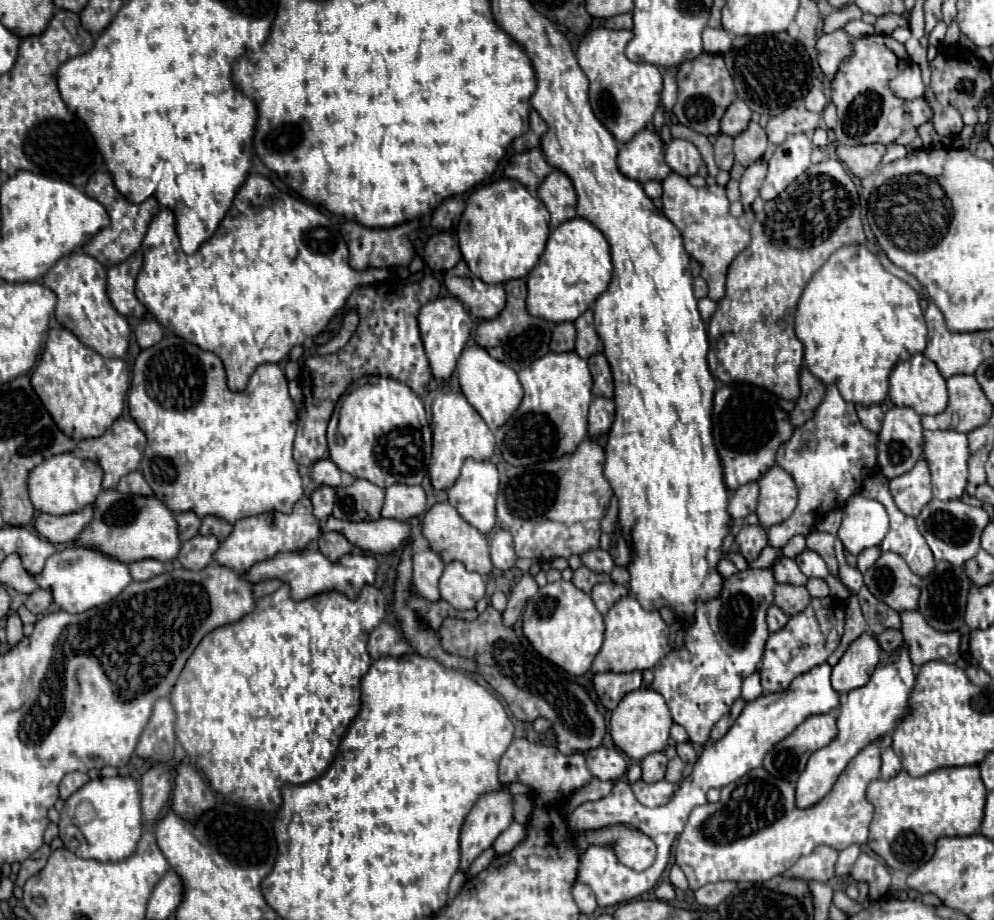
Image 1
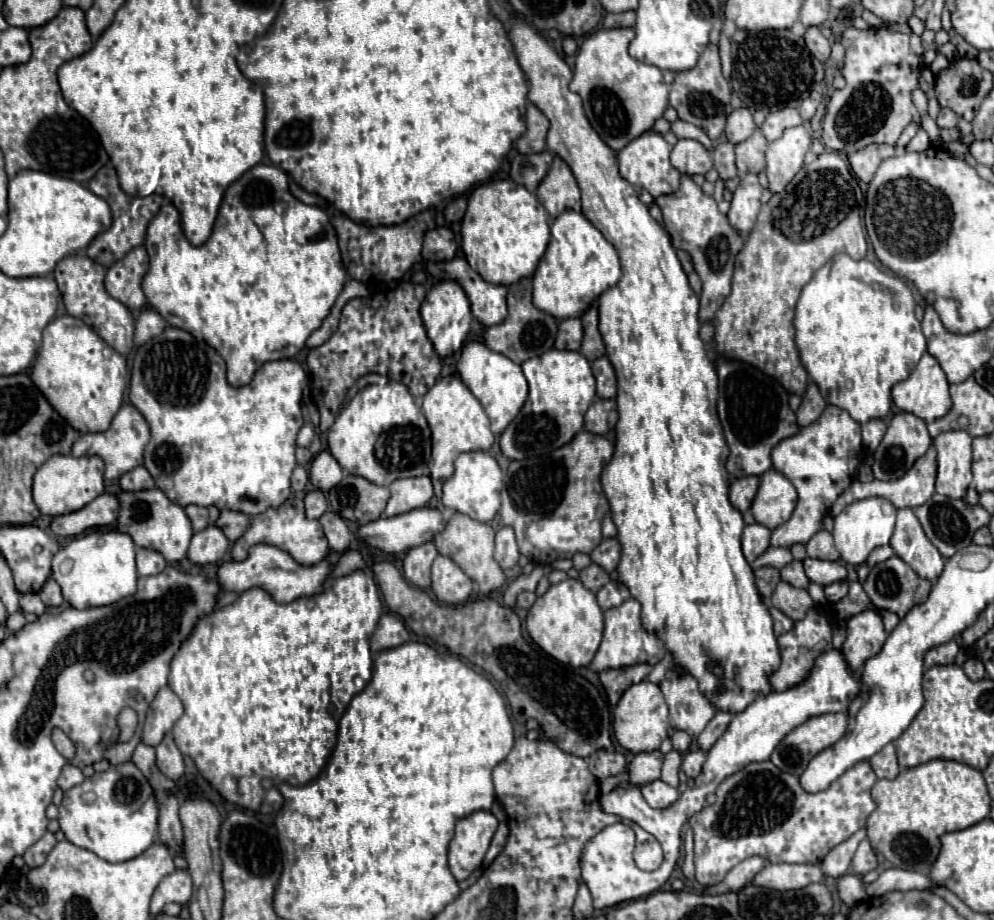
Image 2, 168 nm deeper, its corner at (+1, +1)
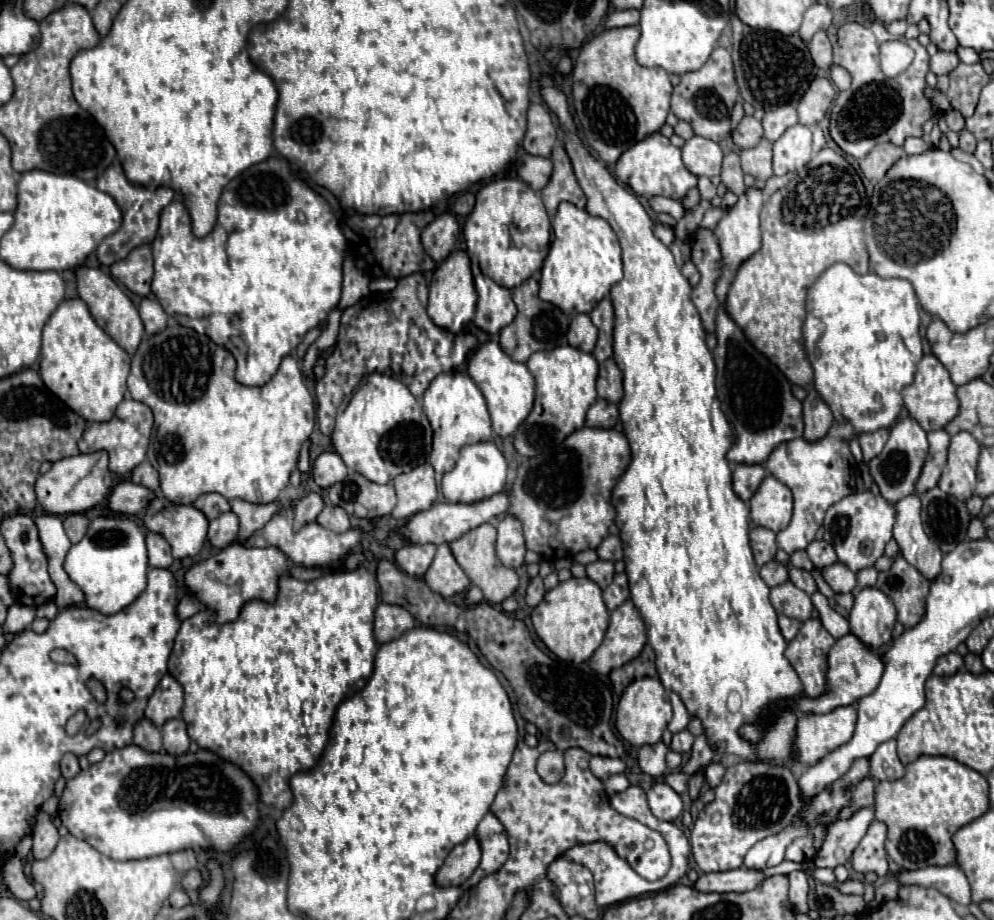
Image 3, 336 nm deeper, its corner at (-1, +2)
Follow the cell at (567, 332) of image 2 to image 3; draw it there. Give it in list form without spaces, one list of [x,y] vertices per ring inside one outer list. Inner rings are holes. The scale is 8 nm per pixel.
[[[577,314],[573,316],[569,330],[567,330],[567,342],[573,348],[579,348],[583,352],[591,352],[595,342],[597,342],[597,328],[589,320],[587,314]]]

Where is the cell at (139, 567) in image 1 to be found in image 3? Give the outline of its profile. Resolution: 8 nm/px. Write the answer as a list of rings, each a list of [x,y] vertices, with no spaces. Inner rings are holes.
[[[147,532],[147,552],[149,552],[149,566],[151,568],[169,568],[173,562],[171,548],[163,536]]]

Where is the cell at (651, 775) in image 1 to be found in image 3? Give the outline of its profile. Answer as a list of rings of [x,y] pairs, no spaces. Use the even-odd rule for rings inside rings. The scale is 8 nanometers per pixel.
[[[657,742],[653,746],[641,746],[639,750],[639,756],[637,756],[637,762],[639,762],[639,768],[653,776],[653,778],[659,778],[667,772],[667,766],[665,766],[665,754],[667,754],[667,746],[663,742]]]

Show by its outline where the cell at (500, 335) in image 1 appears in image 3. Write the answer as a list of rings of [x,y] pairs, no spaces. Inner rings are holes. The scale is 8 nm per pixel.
[[[529,278],[521,286],[513,288],[513,302],[517,304],[517,316],[509,326],[505,326],[499,332],[501,350],[505,354],[509,354],[515,362],[527,362],[529,356],[539,350],[553,350],[553,348],[557,348],[557,342],[559,342],[559,346],[567,344],[565,334],[567,334],[567,326],[569,326],[569,316],[563,314],[557,306],[541,302],[537,296],[537,290],[539,290],[539,284],[535,278]]]

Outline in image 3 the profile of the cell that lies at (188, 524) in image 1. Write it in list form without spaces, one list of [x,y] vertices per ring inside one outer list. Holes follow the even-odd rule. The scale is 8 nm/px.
[[[205,494],[205,496],[199,496],[193,502],[193,506],[197,510],[201,510],[207,516],[207,520],[215,520],[221,514],[229,512],[229,502],[221,494]]]

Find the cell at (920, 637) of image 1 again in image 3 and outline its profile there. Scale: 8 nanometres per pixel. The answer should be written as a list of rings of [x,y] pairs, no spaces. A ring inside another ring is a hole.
[[[949,652],[945,656],[941,656],[935,664],[935,674],[937,676],[951,676],[953,672],[961,670],[963,668],[963,658],[957,654],[957,652]]]

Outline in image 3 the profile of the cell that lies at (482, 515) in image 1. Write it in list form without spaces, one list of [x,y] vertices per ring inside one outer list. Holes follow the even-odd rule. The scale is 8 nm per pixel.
[[[481,442],[481,444],[471,444],[461,450],[461,456],[457,460],[457,466],[447,472],[441,480],[441,492],[447,502],[455,504],[475,504],[481,500],[487,500],[505,488],[505,478],[507,478],[507,462],[499,448],[493,442]]]

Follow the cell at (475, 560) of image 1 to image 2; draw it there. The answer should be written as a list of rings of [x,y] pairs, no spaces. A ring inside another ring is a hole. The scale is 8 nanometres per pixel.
[[[457,513],[447,521],[445,531],[439,533],[433,543],[441,555],[451,557],[475,581],[481,593],[491,593],[505,585],[505,573],[499,567],[499,563],[493,559],[493,545],[495,545],[493,539],[495,539],[495,531],[491,529],[489,523],[481,523],[467,515]]]

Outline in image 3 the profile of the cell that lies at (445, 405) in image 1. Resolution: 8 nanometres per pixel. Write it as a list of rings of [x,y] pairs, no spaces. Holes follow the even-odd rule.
[[[453,370],[453,372],[439,374],[425,390],[423,412],[433,428],[433,450],[429,456],[429,464],[435,468],[437,474],[445,474],[455,466],[459,458],[459,450],[463,446],[491,440],[493,430],[491,430],[491,418],[487,412],[485,398],[465,372]]]

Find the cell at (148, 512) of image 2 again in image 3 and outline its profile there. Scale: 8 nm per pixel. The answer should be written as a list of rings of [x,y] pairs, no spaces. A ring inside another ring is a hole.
[[[155,496],[143,516],[143,526],[149,532],[161,534],[173,548],[175,558],[195,556],[207,538],[207,518],[193,506],[169,502],[165,496]]]

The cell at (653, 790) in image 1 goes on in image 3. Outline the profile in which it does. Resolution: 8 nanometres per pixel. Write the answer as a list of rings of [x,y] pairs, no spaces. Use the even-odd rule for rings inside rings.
[[[663,780],[655,782],[653,788],[647,792],[649,808],[659,820],[677,820],[683,812],[681,796]]]

